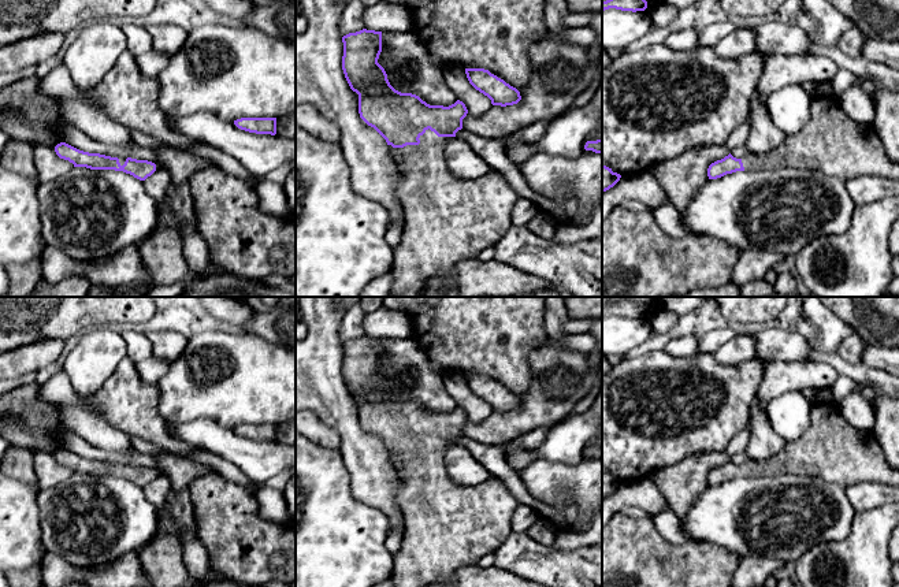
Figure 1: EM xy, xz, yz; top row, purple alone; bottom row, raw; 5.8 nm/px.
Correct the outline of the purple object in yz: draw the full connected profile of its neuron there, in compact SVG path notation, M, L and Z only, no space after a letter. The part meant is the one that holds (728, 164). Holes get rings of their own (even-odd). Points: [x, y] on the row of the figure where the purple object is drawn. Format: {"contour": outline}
{"contour": "M814 96L806 126L795 135L785 137L779 148L764 155L747 152L743 159L736 159L729 153L709 166L707 177L717 179L736 171L784 167L820 171L844 181L866 175L899 179L899 163L888 157L873 126L852 120L835 96Z"}

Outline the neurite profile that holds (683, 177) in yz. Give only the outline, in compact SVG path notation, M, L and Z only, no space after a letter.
M725 144L692 148L672 160L657 163L650 171L662 186L670 204L684 212L709 181L709 166L729 153Z

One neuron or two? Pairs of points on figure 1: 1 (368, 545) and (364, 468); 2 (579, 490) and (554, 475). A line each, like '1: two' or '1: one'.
1: two
2: one

